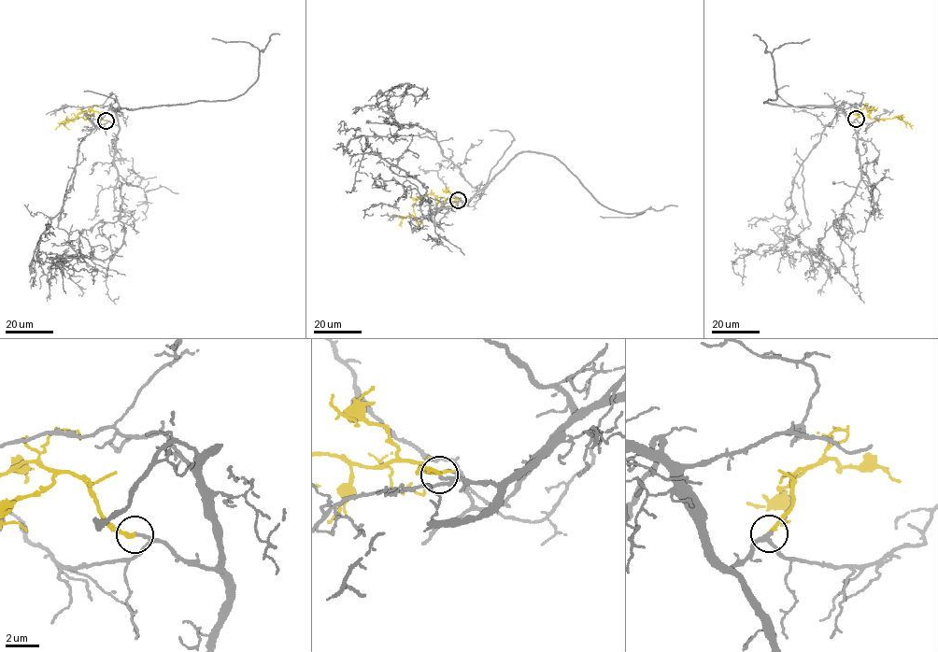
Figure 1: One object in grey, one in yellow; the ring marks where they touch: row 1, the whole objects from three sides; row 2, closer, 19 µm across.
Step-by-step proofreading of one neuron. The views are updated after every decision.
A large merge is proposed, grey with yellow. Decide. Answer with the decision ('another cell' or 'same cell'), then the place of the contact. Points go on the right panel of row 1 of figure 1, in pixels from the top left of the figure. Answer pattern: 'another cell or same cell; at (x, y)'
same cell; at (856, 119)

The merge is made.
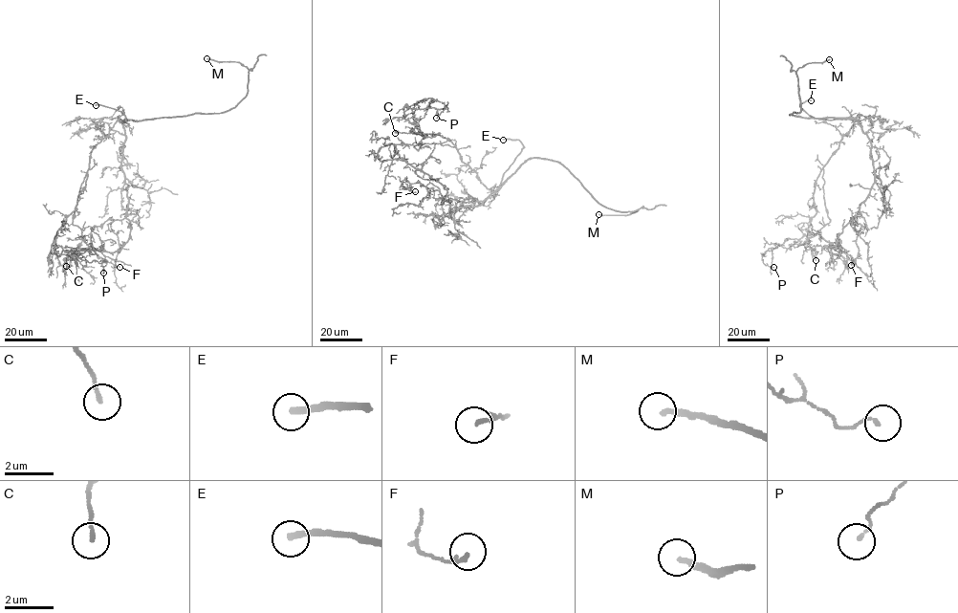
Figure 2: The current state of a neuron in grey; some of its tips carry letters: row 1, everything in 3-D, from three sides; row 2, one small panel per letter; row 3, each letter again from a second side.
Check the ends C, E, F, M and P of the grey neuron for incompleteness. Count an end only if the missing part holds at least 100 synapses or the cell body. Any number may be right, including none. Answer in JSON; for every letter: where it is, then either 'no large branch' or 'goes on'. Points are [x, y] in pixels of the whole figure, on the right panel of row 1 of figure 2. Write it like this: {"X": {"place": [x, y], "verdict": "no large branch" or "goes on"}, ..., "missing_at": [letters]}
{"C": {"place": [816, 260], "verdict": "no large branch"}, "E": {"place": [811, 100], "verdict": "goes on"}, "F": {"place": [851, 265], "verdict": "no large branch"}, "M": {"place": [829, 59], "verdict": "goes on"}, "P": {"place": [773, 267], "verdict": "no large branch"}, "missing_at": ["E", "M"]}

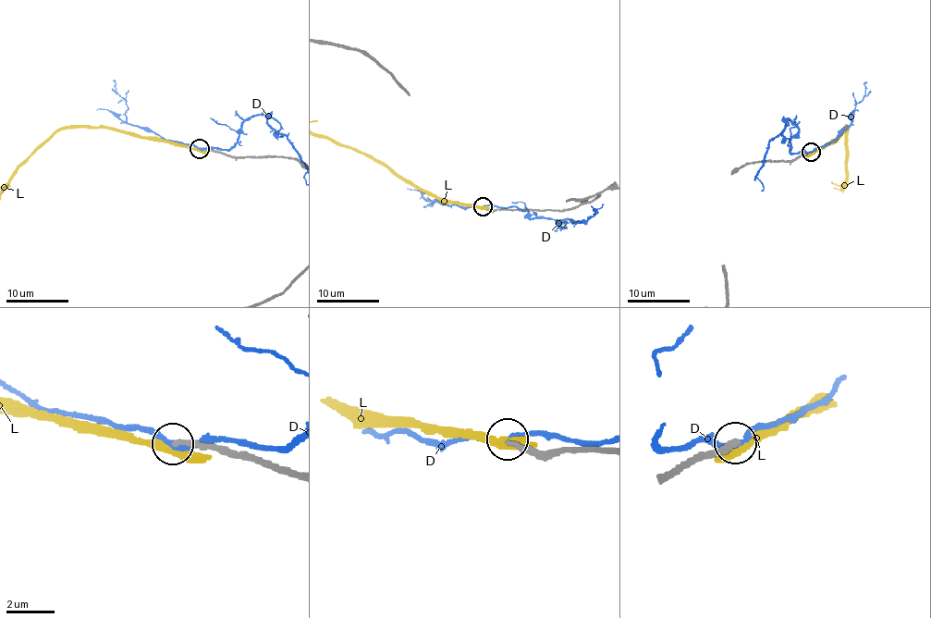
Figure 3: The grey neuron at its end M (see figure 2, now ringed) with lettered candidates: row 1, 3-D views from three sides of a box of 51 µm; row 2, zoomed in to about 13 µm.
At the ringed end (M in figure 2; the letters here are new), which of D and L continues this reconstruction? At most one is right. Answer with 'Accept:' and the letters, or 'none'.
Accept: none

